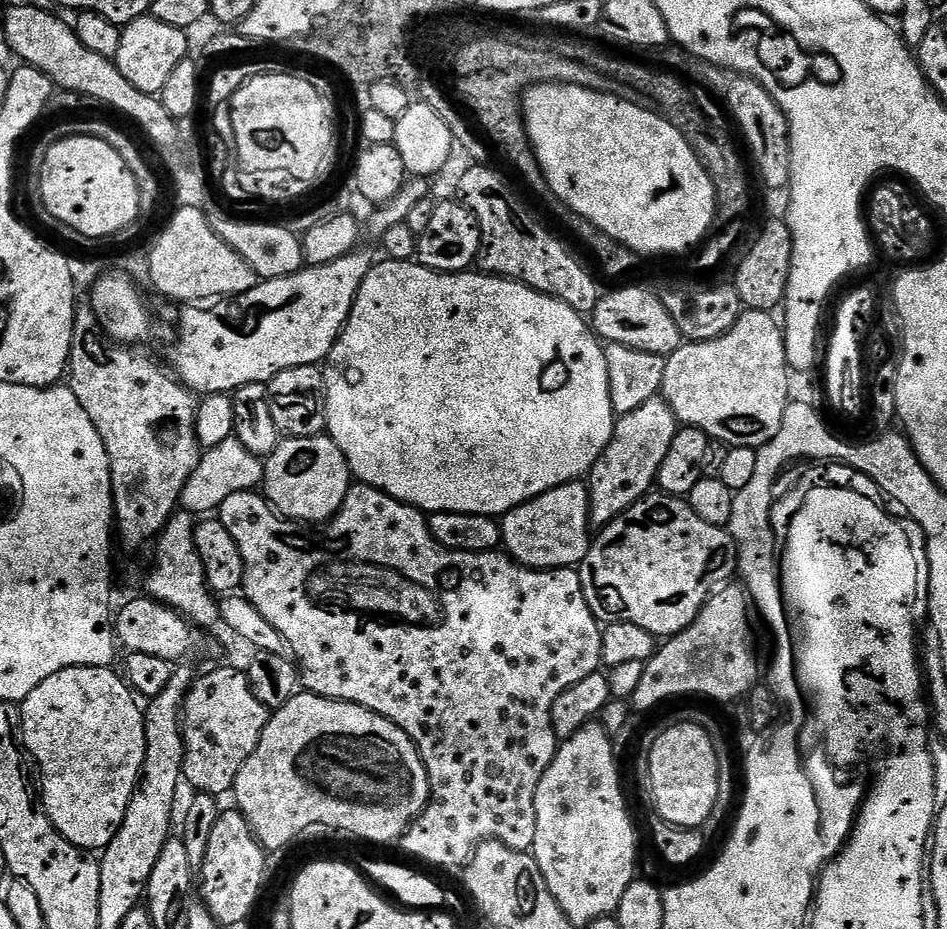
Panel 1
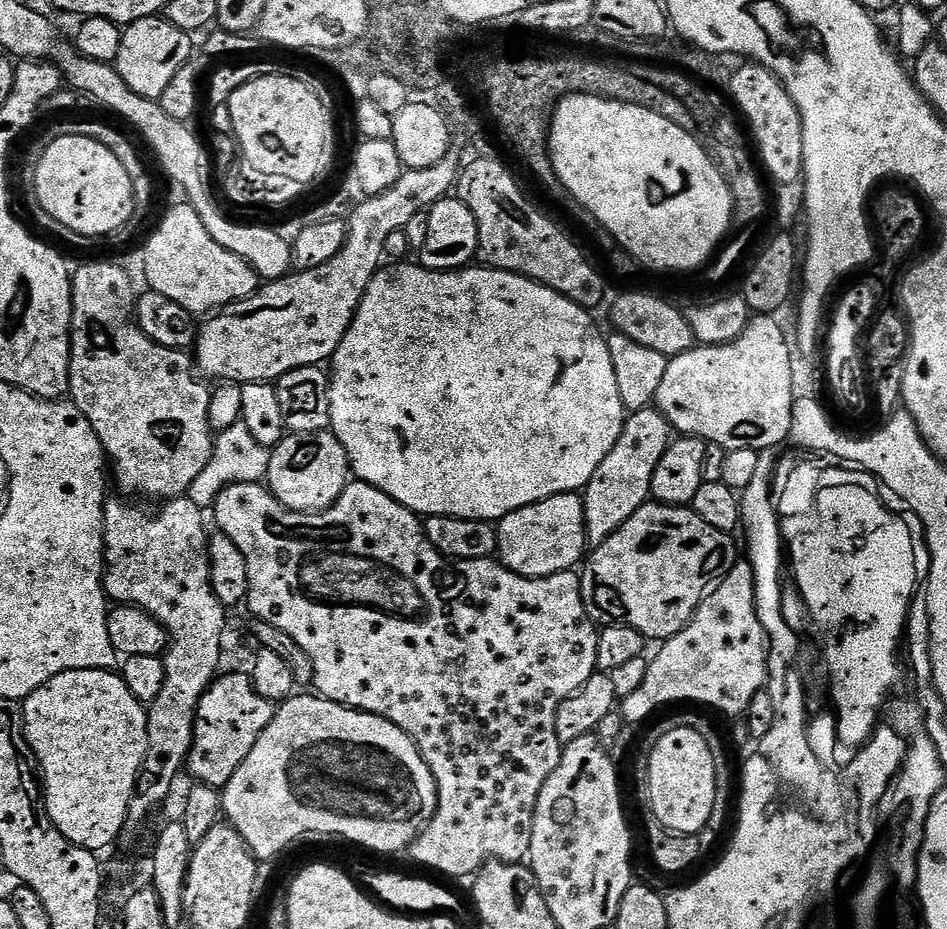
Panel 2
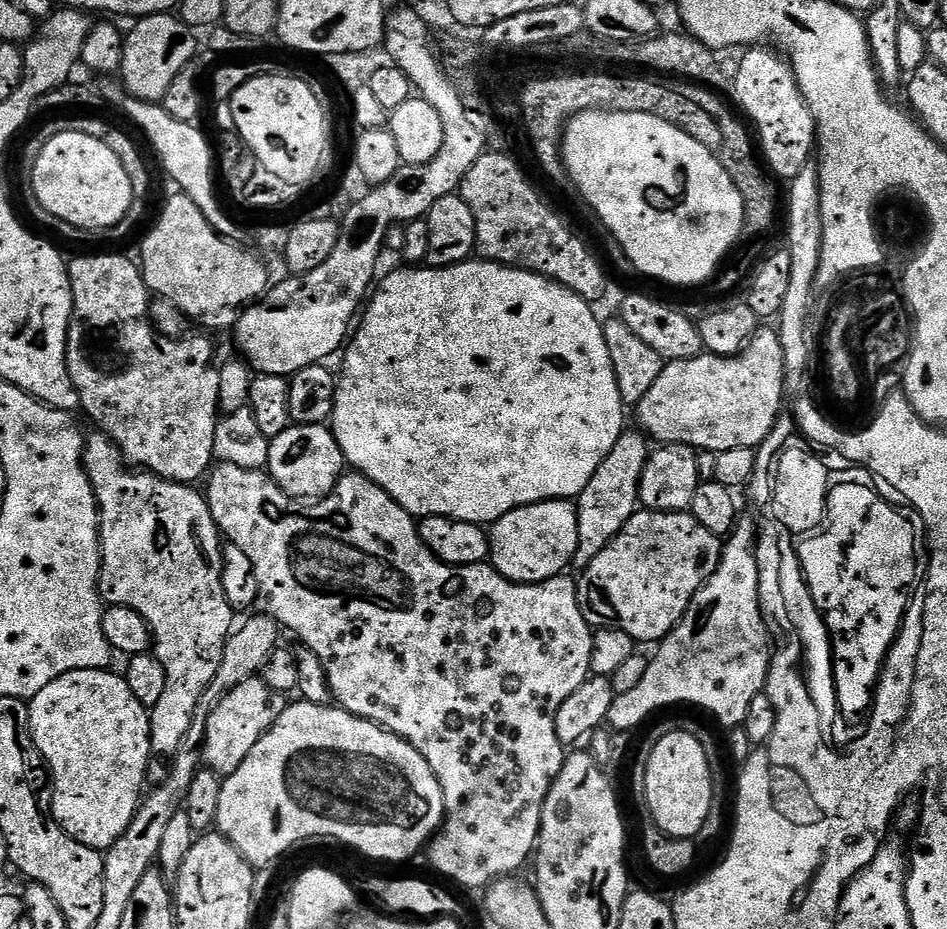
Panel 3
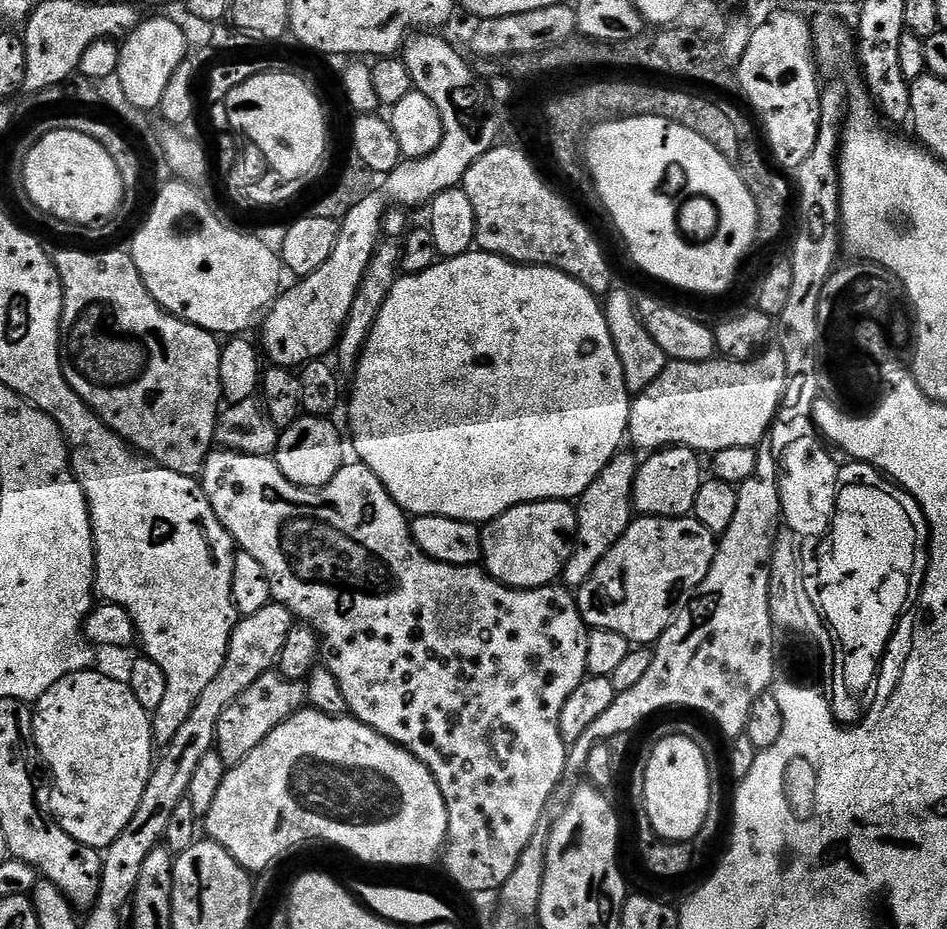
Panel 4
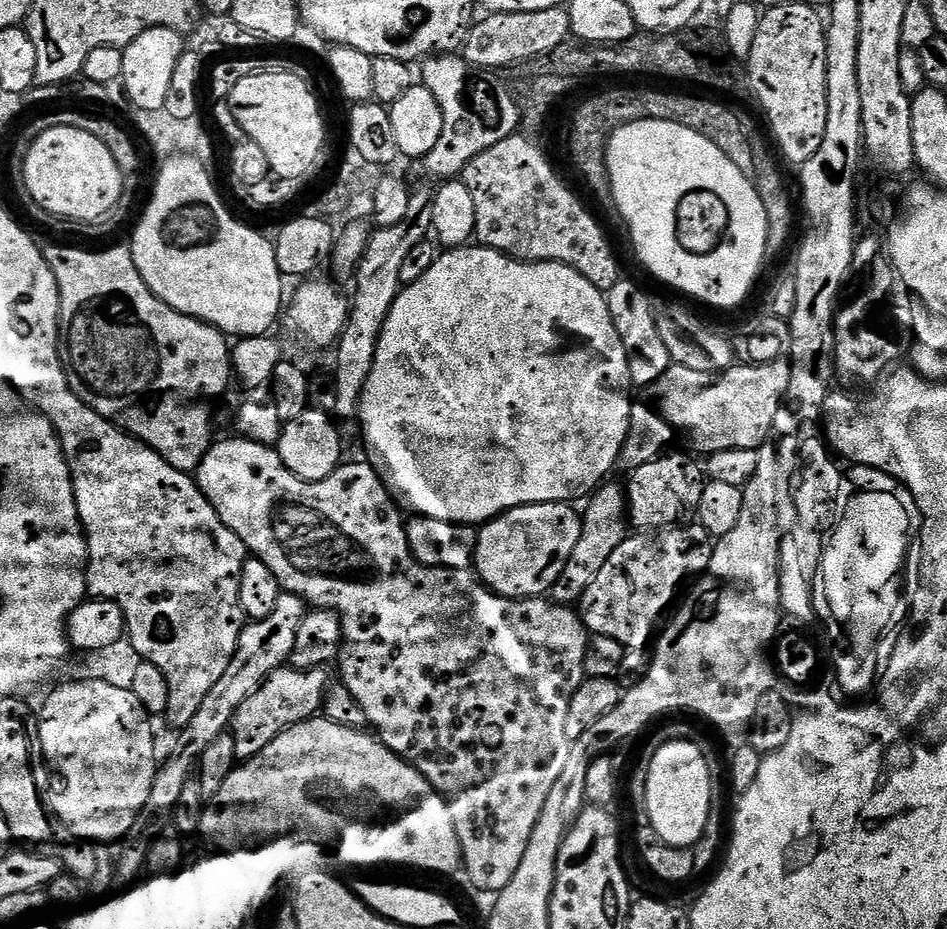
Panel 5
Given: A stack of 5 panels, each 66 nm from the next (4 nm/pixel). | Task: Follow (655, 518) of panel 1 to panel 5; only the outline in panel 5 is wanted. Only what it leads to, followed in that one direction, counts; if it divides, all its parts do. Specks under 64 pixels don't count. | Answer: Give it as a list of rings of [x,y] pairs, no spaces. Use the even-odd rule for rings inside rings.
[[[699,526],[684,527],[640,530],[635,534],[625,535],[624,540],[614,550],[614,554],[610,554],[610,558],[606,558],[606,566],[602,566],[602,570],[598,570],[594,582],[584,591],[584,597],[578,601],[578,615],[592,636],[614,638],[614,642],[618,642],[625,650],[629,648],[647,649],[653,643],[654,637],[665,619],[664,611],[668,607],[671,609],[677,603],[676,595],[679,594],[680,587],[691,576],[699,577],[708,566],[710,548],[709,545],[704,545],[704,540],[706,541],[704,529]]]

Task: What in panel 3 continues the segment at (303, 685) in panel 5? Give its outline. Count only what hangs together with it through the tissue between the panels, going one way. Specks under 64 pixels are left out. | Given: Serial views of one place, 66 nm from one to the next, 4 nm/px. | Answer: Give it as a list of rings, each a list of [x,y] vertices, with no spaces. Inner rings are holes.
[[[259,675],[234,686],[234,690],[225,694],[207,716],[203,763],[221,778],[234,774],[234,770],[246,762],[246,754],[250,754],[250,750],[254,750],[254,746],[258,746],[260,739],[272,729],[274,722],[278,722],[289,703],[285,693],[272,688]]]

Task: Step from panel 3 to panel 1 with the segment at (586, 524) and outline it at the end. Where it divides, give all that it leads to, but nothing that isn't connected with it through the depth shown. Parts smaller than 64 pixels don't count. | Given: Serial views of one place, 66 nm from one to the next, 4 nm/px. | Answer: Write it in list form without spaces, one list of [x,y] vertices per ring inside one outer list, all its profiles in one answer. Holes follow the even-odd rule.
[[[663,398],[648,400],[615,421],[612,440],[586,477],[588,510],[593,525],[603,526],[610,523],[634,502],[653,491],[662,458],[666,458],[670,451],[677,431],[676,415]]]

